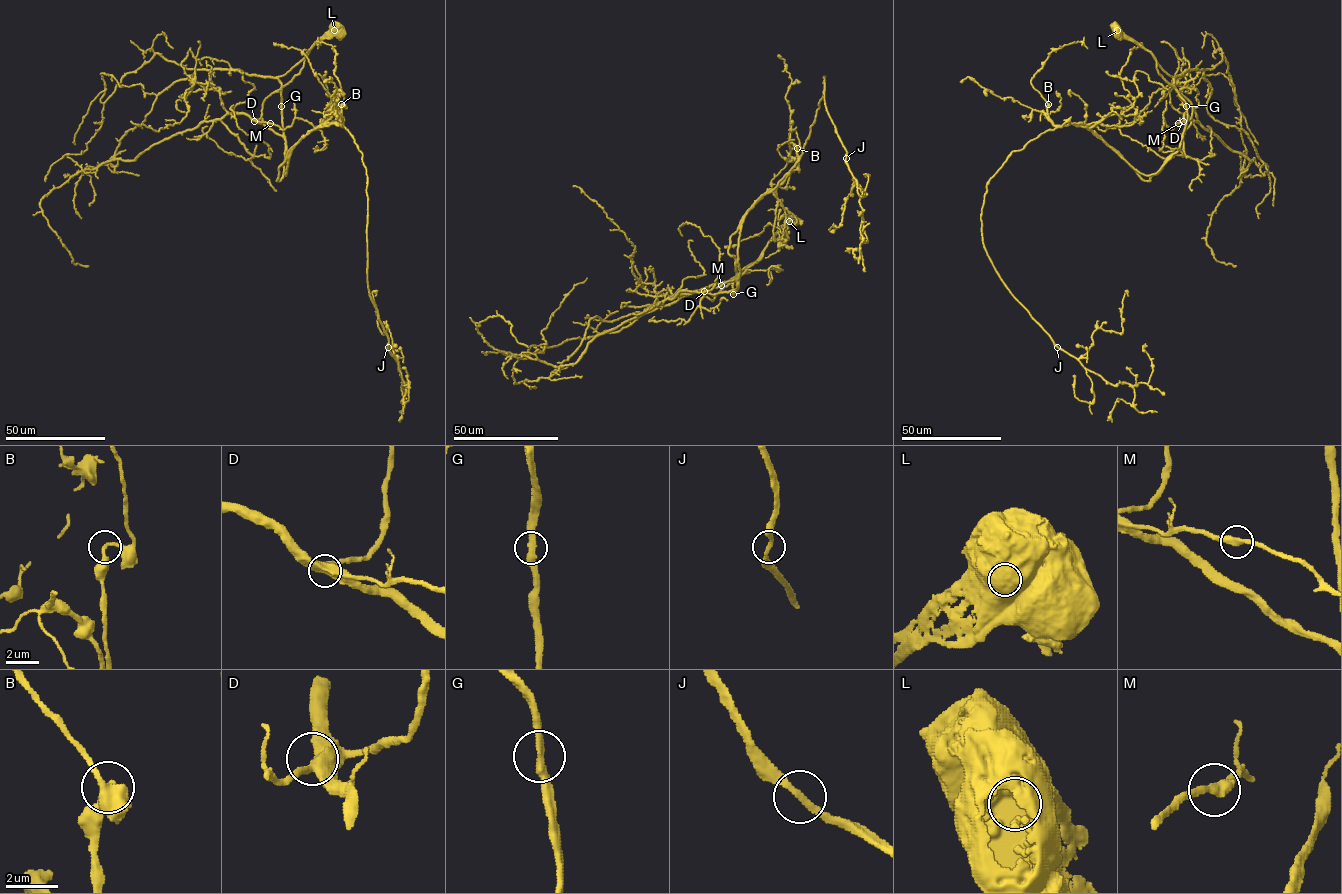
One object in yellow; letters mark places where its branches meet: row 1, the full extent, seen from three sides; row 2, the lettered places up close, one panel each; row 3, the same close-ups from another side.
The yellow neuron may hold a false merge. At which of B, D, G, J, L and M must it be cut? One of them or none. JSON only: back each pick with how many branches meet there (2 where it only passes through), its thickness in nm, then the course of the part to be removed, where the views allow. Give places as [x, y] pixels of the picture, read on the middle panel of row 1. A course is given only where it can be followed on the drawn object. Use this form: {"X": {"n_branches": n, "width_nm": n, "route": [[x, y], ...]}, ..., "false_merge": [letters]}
{"L": {"n_branches": 1, "width_nm": 1550, "route": [[789, 221], [729, 280], [733, 295], [741, 224], [797, 169], [795, 129], [771, 189]]}, "false_merge": ["L"]}

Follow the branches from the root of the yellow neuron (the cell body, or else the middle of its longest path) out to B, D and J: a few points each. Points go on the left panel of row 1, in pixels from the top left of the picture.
B: (340, 32), (328, 32), (309, 50), (303, 68), (281, 89), (286, 175), (303, 137), (342, 125), (341, 104)
D: (340, 32), (328, 32), (308, 51), (301, 71), (265, 99), (261, 117), (254, 121)
J: (340, 32), (281, 89), (286, 175), (310, 130), (335, 123), (354, 139), (367, 176), (367, 287), (387, 347)

